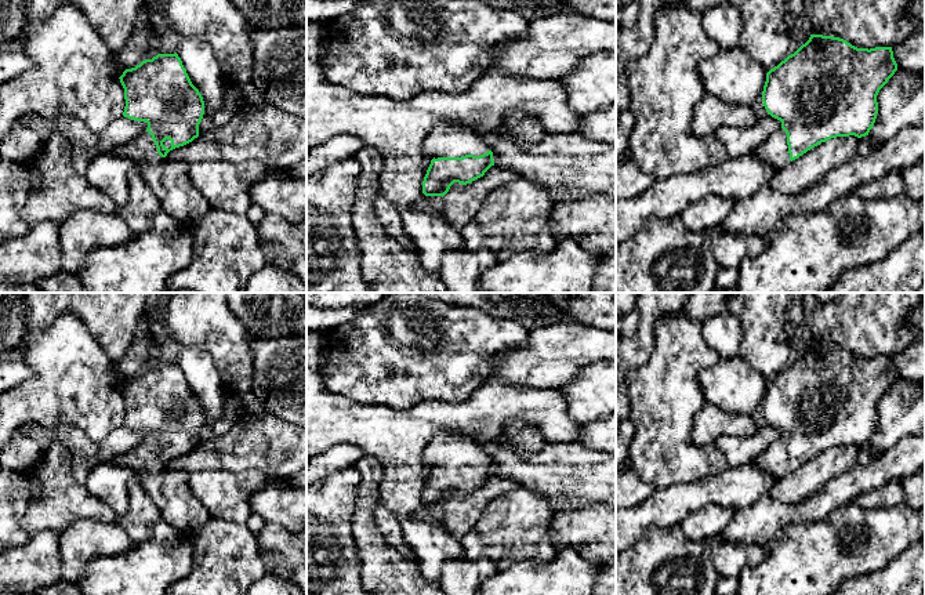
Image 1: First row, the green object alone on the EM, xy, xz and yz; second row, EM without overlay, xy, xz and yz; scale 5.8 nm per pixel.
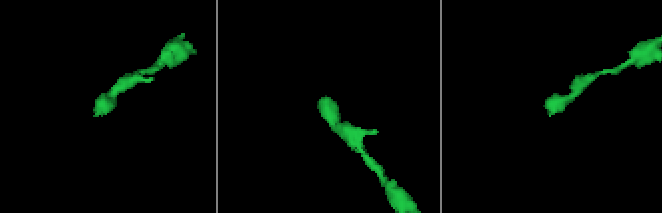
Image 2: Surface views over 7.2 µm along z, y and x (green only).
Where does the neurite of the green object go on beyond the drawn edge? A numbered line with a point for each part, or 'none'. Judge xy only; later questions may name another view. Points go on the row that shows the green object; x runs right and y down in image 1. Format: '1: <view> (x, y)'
1: xy (142, 151)

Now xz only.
1: xz (448, 140)

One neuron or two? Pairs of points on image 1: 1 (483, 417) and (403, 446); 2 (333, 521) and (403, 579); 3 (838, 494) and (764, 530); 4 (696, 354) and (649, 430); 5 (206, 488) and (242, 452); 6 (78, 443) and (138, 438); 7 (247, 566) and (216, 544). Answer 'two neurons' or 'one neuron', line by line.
1: one neuron
2: two neurons
3: one neuron
4: one neuron
5: two neurons
6: one neuron
7: one neuron

